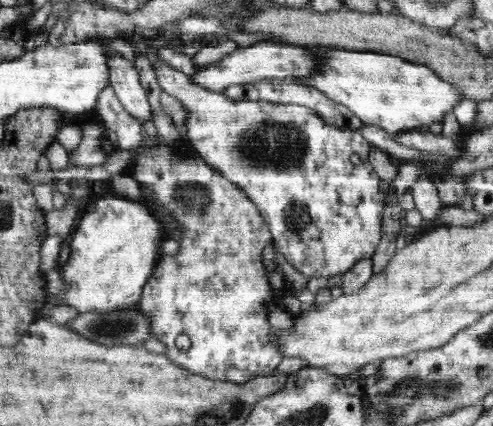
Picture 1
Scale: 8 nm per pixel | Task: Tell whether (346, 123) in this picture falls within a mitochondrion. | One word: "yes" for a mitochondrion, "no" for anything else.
no

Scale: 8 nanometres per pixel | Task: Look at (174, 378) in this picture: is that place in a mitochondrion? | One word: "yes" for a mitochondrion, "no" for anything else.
no

